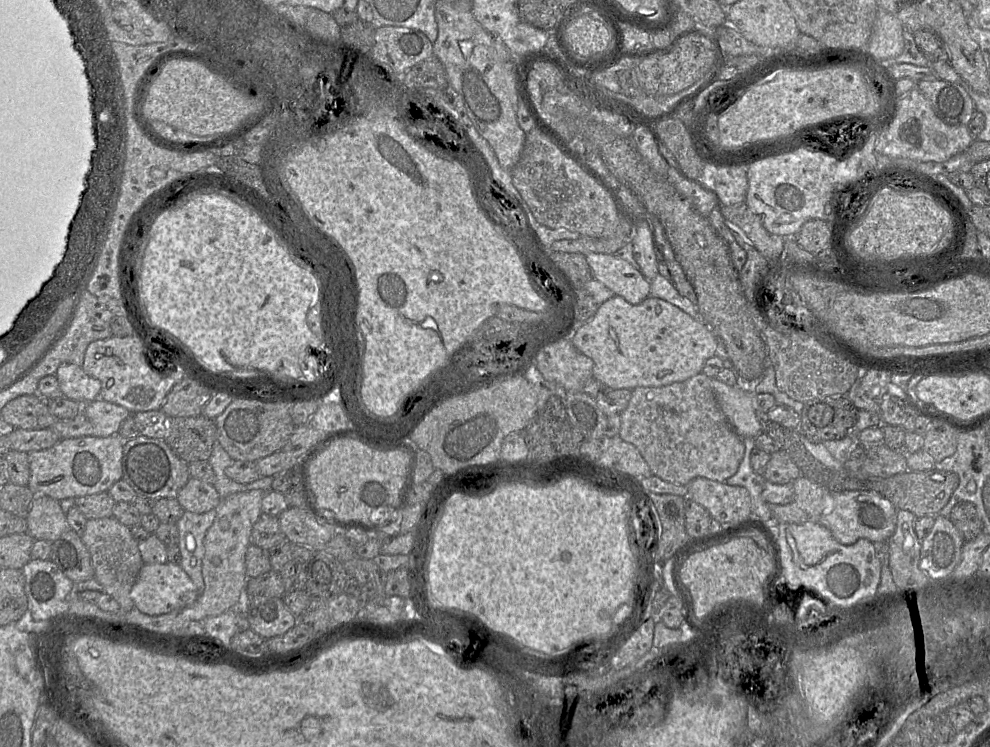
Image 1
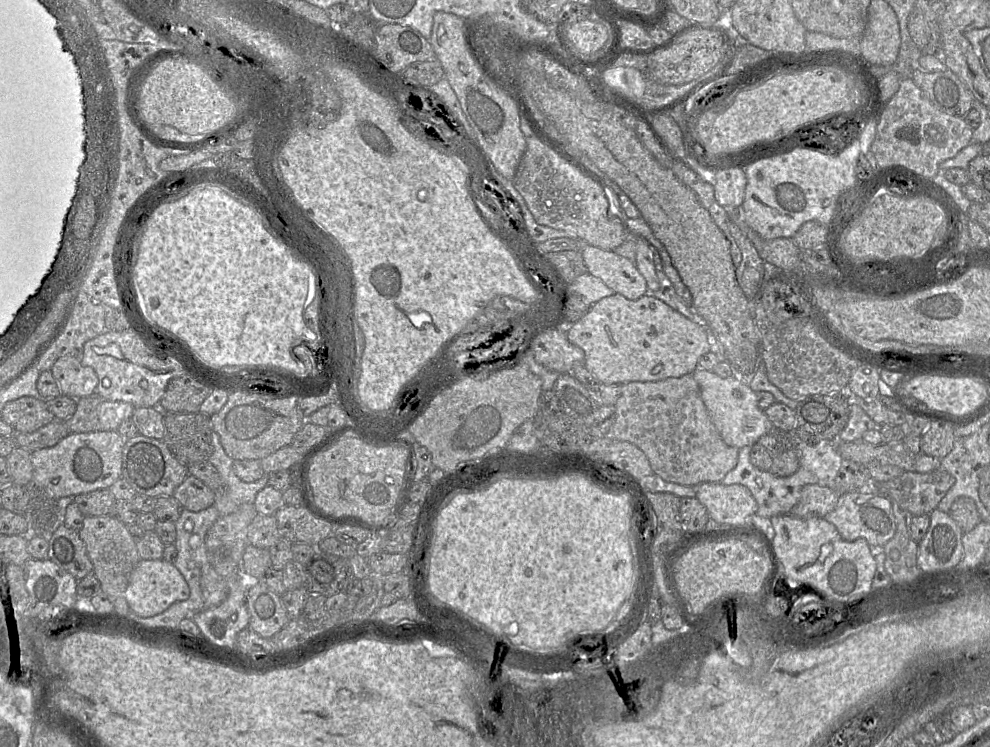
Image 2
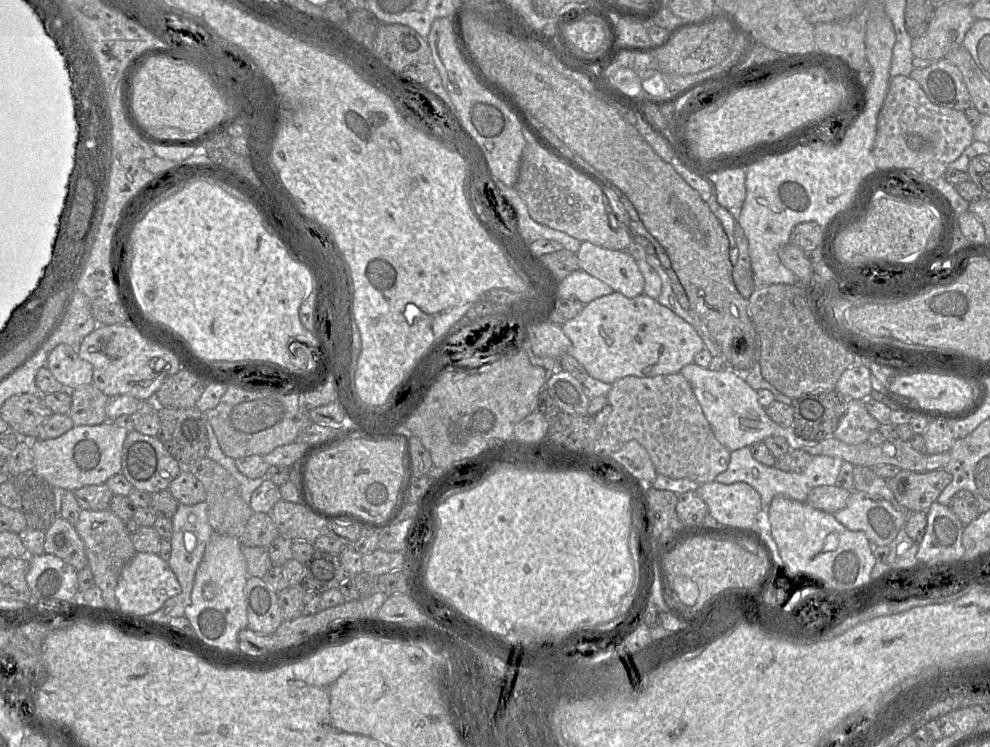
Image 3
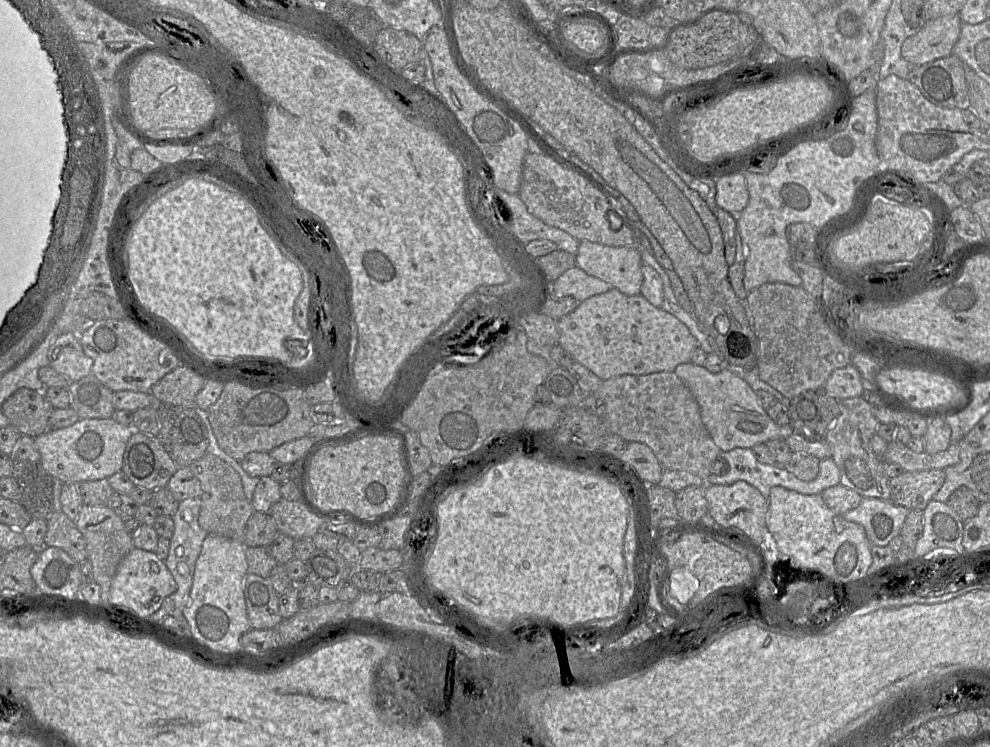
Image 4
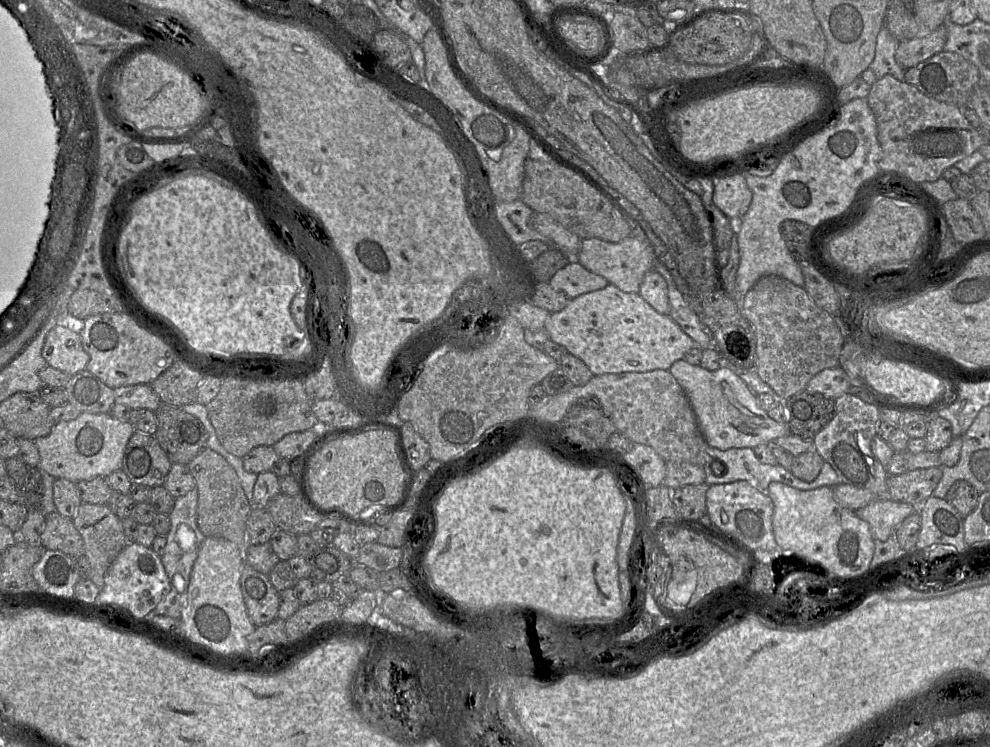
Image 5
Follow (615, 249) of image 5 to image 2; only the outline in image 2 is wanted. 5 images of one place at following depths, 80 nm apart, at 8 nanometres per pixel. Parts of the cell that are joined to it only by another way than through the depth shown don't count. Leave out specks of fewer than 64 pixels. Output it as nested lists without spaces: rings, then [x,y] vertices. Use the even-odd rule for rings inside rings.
[[[586,245],[584,247],[582,256],[587,272],[594,277],[599,278],[615,293],[621,294],[628,300],[636,300],[646,294],[647,284],[645,278],[627,258],[624,258],[613,251],[605,251],[591,245]]]

